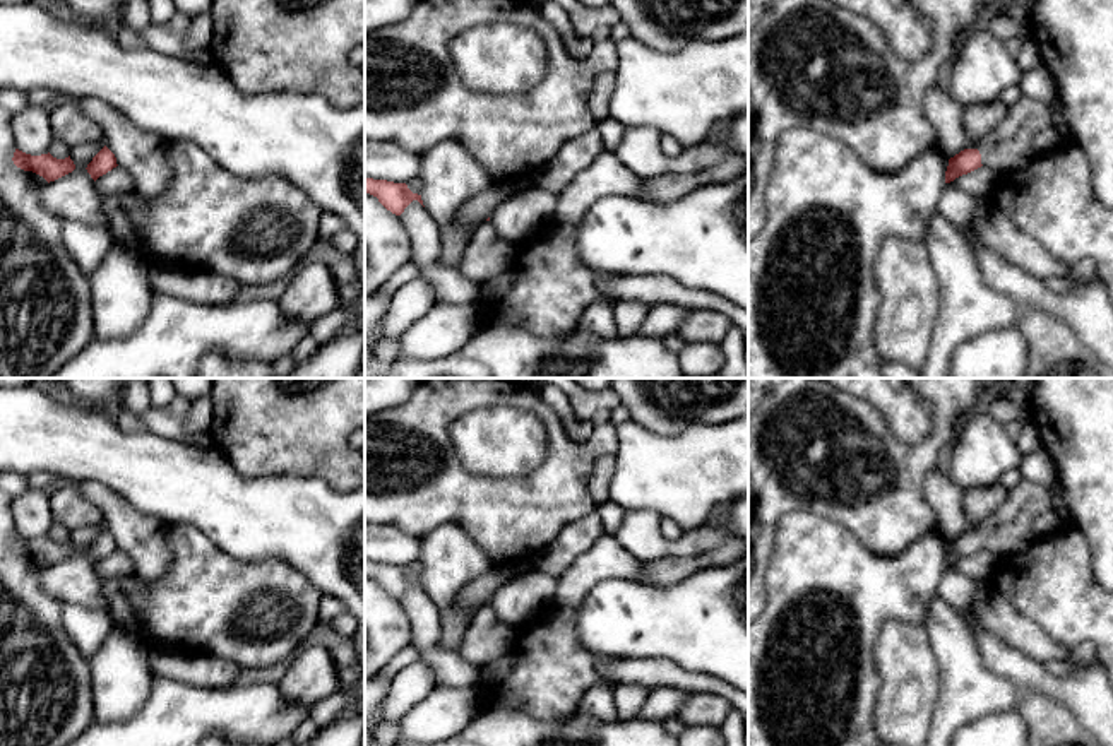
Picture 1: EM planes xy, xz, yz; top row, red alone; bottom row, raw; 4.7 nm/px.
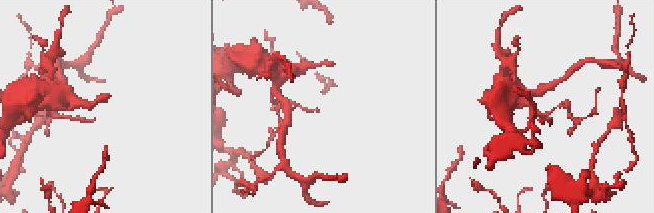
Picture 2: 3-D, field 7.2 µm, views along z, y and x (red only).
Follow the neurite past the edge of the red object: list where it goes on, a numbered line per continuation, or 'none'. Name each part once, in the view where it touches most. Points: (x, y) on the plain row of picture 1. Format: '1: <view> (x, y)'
1: yz (1009, 529)

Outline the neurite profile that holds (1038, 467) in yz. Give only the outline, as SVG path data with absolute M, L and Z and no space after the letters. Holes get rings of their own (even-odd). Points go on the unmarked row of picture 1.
M1046 448L1021 457L1019 472L1022 479L1038 483L1051 493L1056 491L1058 477L1056 467Z

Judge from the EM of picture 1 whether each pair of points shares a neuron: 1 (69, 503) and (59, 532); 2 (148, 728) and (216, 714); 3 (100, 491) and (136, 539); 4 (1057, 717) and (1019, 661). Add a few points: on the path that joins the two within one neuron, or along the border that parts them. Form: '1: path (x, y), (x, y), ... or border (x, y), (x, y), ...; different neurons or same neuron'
1: border (53, 519), (71, 531); different neurons
2: path (165, 728), (178, 716), (199, 714); same neuron
3: path (110, 503), (130, 527); same neuron
4: border (1024, 692), (1047, 693), (1064, 704), (1076, 717); different neurons

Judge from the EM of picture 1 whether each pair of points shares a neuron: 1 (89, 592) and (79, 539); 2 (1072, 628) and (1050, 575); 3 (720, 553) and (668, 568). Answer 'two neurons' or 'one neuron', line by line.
1: one neuron
2: one neuron
3: one neuron

